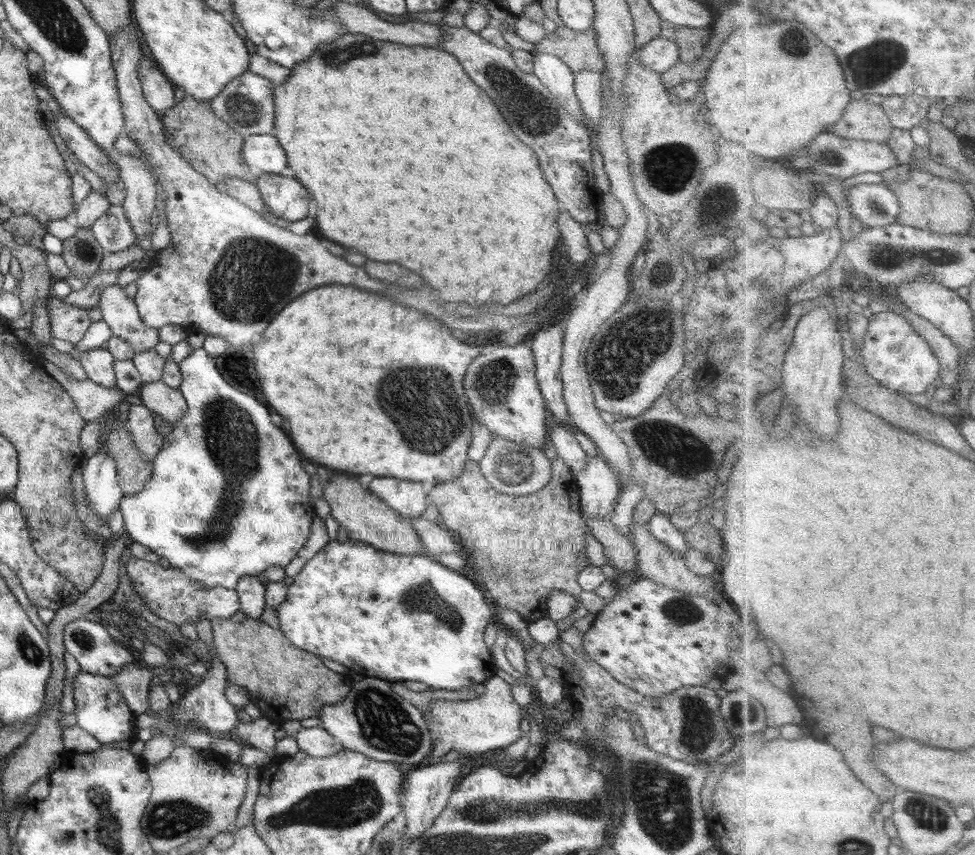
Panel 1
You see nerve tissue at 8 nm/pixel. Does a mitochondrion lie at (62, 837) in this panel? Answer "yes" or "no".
yes

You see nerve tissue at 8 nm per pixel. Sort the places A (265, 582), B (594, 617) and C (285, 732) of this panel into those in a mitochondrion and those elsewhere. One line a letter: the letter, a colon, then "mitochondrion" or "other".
A: other
B: other
C: other

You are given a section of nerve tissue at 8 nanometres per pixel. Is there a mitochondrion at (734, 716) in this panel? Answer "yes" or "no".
yes

